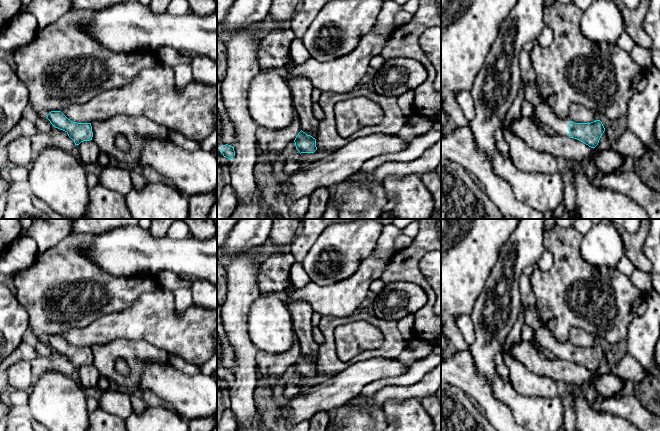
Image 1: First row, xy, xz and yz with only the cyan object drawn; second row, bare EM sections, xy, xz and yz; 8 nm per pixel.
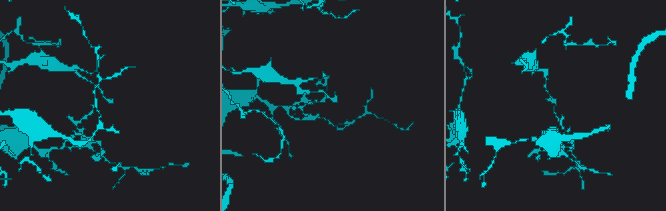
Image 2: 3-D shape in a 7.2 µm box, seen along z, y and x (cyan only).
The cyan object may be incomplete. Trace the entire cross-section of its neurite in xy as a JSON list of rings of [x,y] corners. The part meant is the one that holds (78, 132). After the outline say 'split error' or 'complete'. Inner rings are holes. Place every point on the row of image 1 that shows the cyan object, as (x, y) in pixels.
[[[51,111],[46,117],[50,123],[60,130],[65,131],[79,145],[83,141],[90,141],[93,137],[91,123],[77,123],[68,119],[61,111]]]; complete

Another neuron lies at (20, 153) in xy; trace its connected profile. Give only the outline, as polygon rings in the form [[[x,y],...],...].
[[[18,137],[8,146],[8,160],[15,166],[26,166],[32,162],[34,154],[31,147],[31,138]]]

